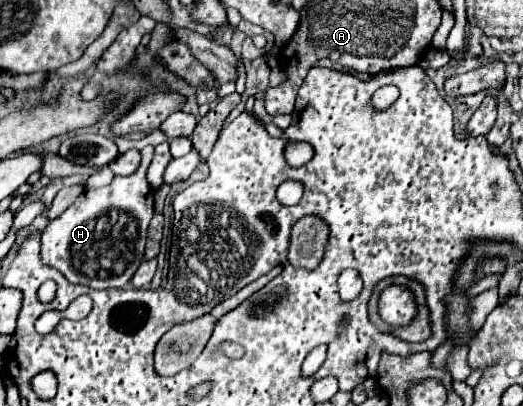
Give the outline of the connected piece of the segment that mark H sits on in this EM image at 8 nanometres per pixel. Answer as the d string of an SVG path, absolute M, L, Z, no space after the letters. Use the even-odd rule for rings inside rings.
M153 146L141 150L141 166L131 176L115 176L111 184L85 190L57 220L51 220L41 234L41 262L57 268L71 284L83 284L95 290L125 288L137 272L147 228L153 218L153 188L147 182L147 168L153 158Z

